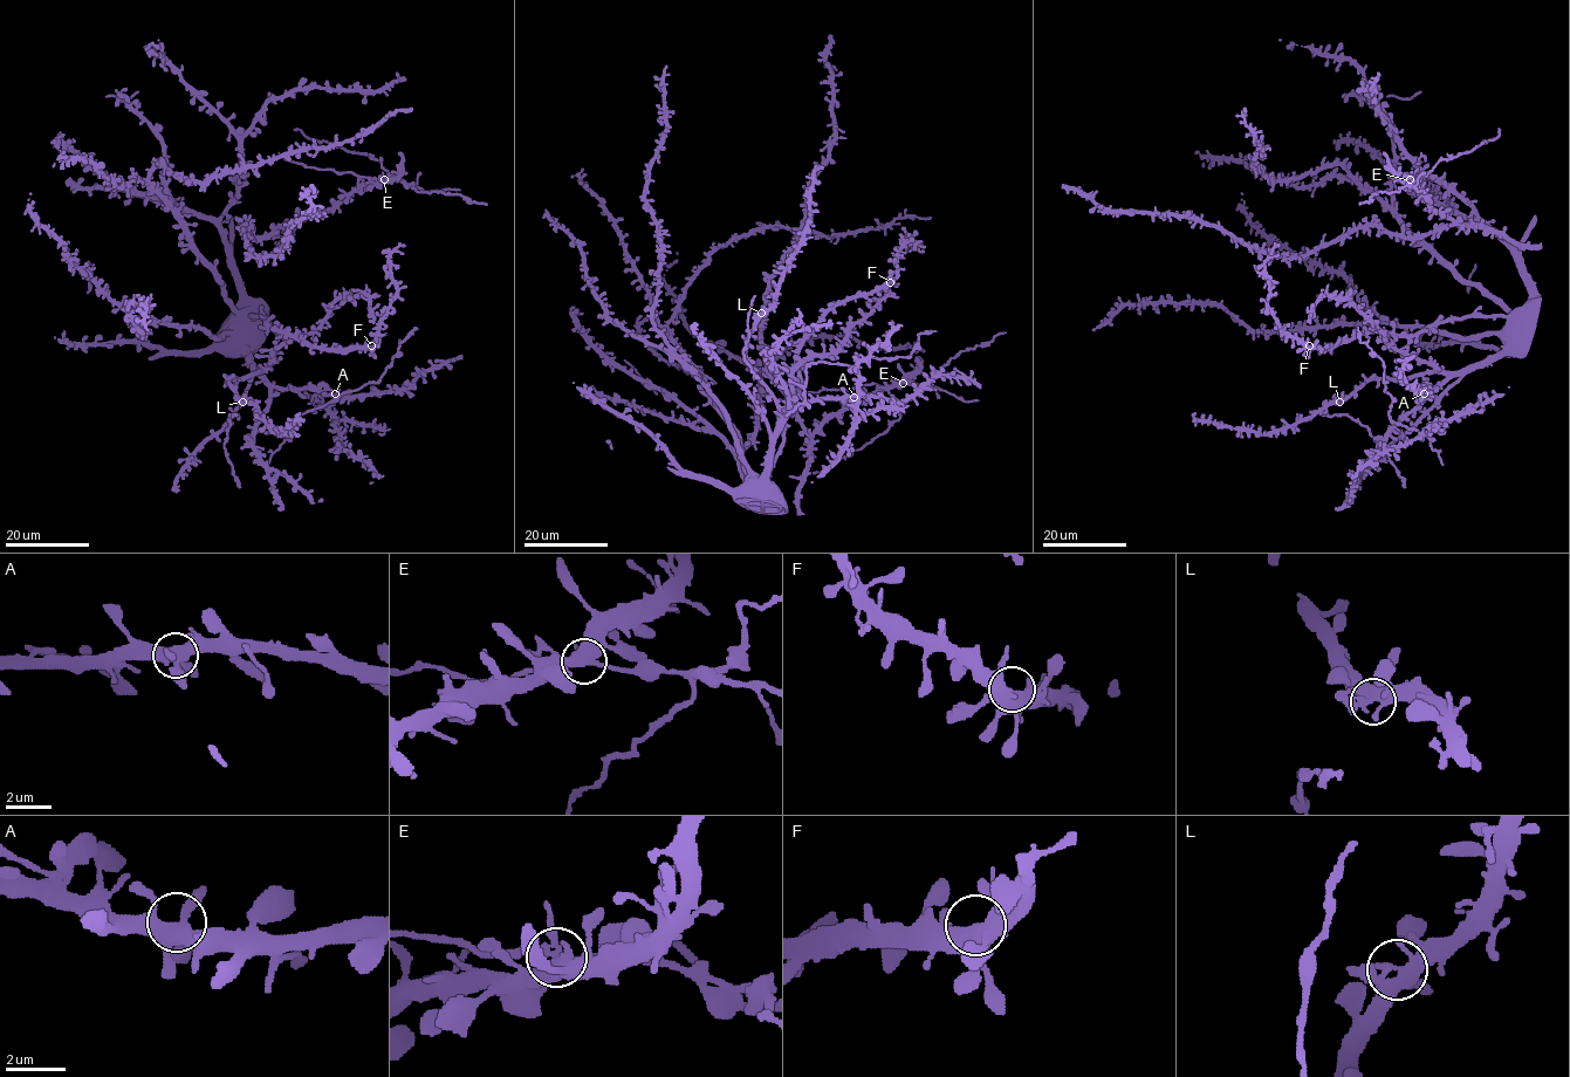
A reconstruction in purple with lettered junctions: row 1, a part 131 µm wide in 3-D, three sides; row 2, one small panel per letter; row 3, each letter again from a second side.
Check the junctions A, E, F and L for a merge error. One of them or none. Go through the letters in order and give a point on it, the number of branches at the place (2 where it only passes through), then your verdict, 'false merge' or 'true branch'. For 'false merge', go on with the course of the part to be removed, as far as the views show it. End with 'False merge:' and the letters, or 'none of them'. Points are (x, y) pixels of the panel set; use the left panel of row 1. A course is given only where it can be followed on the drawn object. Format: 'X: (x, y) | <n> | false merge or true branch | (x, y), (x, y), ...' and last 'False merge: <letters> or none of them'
A: (335, 393) | 6 | true branch
E: (384, 179) | 6 | false merge
F: (371, 345) | 6 | true branch
L: (242, 402) | 6 | true branch
False merge: E

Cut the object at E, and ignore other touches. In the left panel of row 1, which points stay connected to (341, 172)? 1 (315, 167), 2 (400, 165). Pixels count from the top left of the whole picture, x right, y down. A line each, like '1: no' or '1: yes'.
1: yes
2: no

